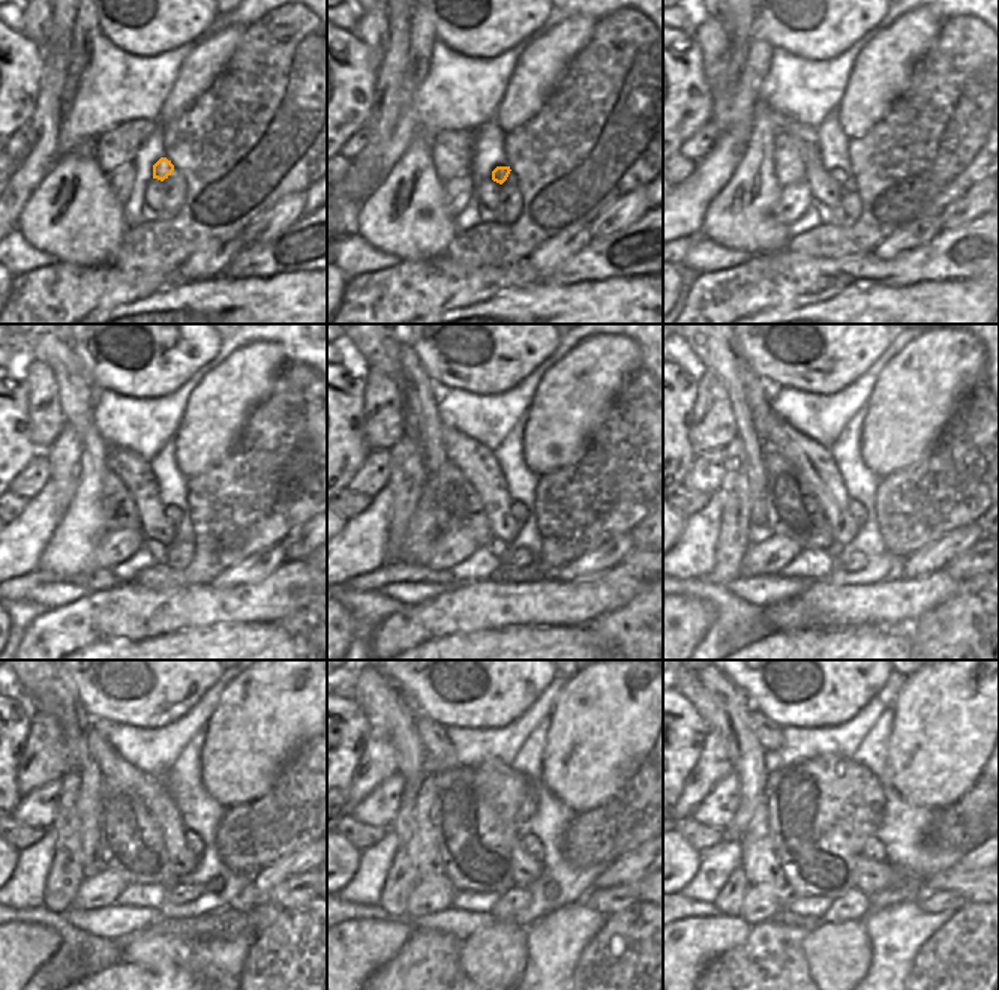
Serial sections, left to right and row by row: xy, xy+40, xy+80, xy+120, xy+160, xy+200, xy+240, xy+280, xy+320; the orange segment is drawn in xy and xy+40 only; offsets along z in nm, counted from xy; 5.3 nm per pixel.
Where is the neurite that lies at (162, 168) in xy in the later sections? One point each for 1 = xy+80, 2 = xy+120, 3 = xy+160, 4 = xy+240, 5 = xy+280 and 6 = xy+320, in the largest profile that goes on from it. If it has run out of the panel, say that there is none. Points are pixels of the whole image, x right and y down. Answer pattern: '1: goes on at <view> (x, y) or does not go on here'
1: goes on at xy+80 (839, 176)
2: goes on at xy+120 (171, 512)
3: goes on at xy+160 (519, 510)
4: goes on at xy+240 (194, 842)
5: goes on at xy+280 (531, 843)
6: goes on at xy+320 (873, 849)

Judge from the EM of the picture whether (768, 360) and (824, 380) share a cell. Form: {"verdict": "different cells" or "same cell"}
{"verdict": "same cell"}

